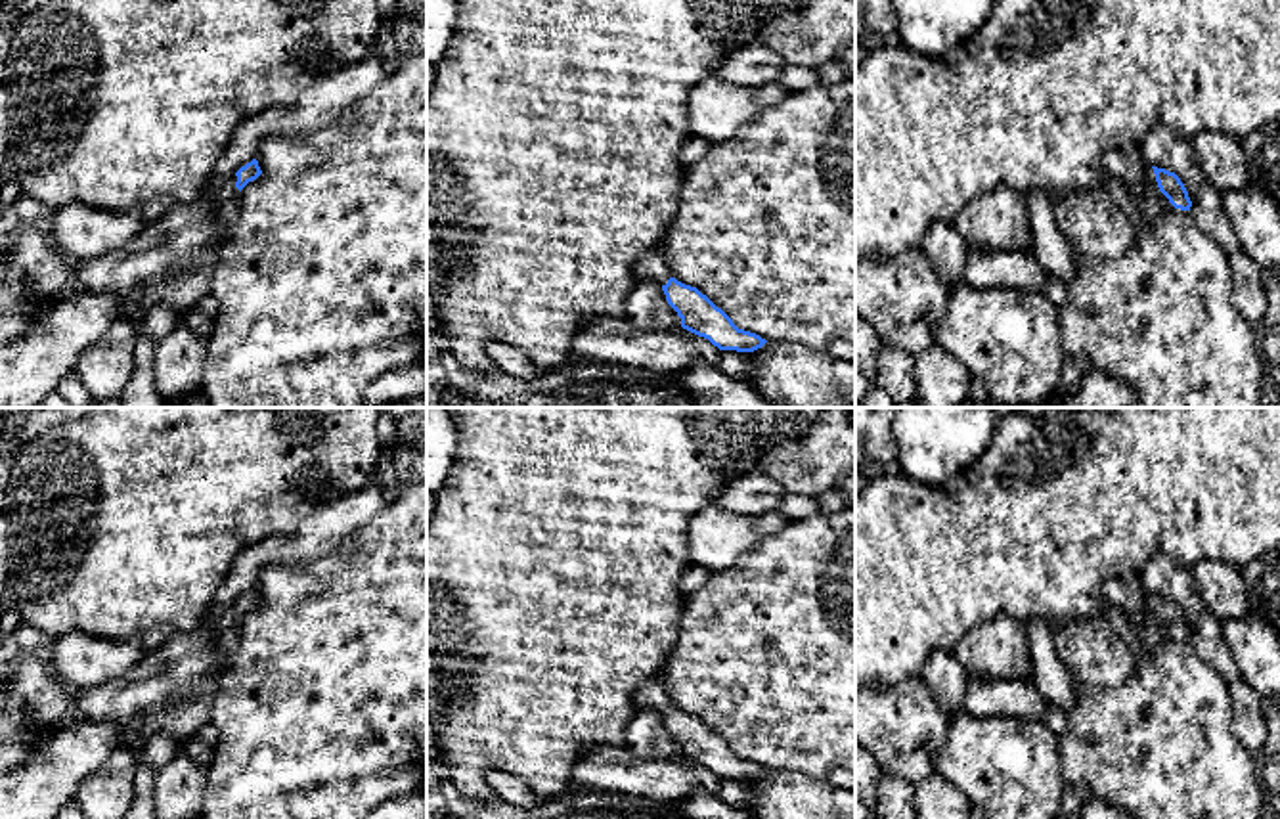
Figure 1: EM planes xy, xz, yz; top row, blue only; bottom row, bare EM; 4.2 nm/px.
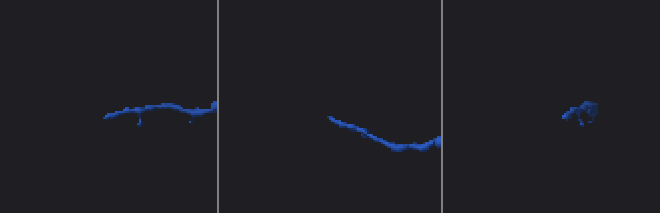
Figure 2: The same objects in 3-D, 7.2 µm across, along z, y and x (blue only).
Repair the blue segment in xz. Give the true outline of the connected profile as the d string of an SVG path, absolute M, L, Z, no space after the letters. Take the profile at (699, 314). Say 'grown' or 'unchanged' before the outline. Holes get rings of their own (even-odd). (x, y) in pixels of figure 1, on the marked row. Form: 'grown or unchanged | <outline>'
grown | M664 237L652 253L635 262L633 274L637 279L651 279L662 287L668 304L681 318L681 327L708 339L719 350L754 352L761 348L767 343L765 339L739 329L706 295L670 274L662 243Z

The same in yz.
grown | M1150 166L1142 199L1121 186L1071 191L1054 199L1054 220L1079 255L1115 258L1131 251L1142 226L1163 207L1190 210L1192 201L1175 172Z

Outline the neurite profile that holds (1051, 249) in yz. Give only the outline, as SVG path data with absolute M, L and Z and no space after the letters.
M1029 191L1024 195L1033 230L1033 256L1039 264L1064 283L1068 283L1079 268L1079 253L1066 241L1054 220L1054 199L1045 191Z

